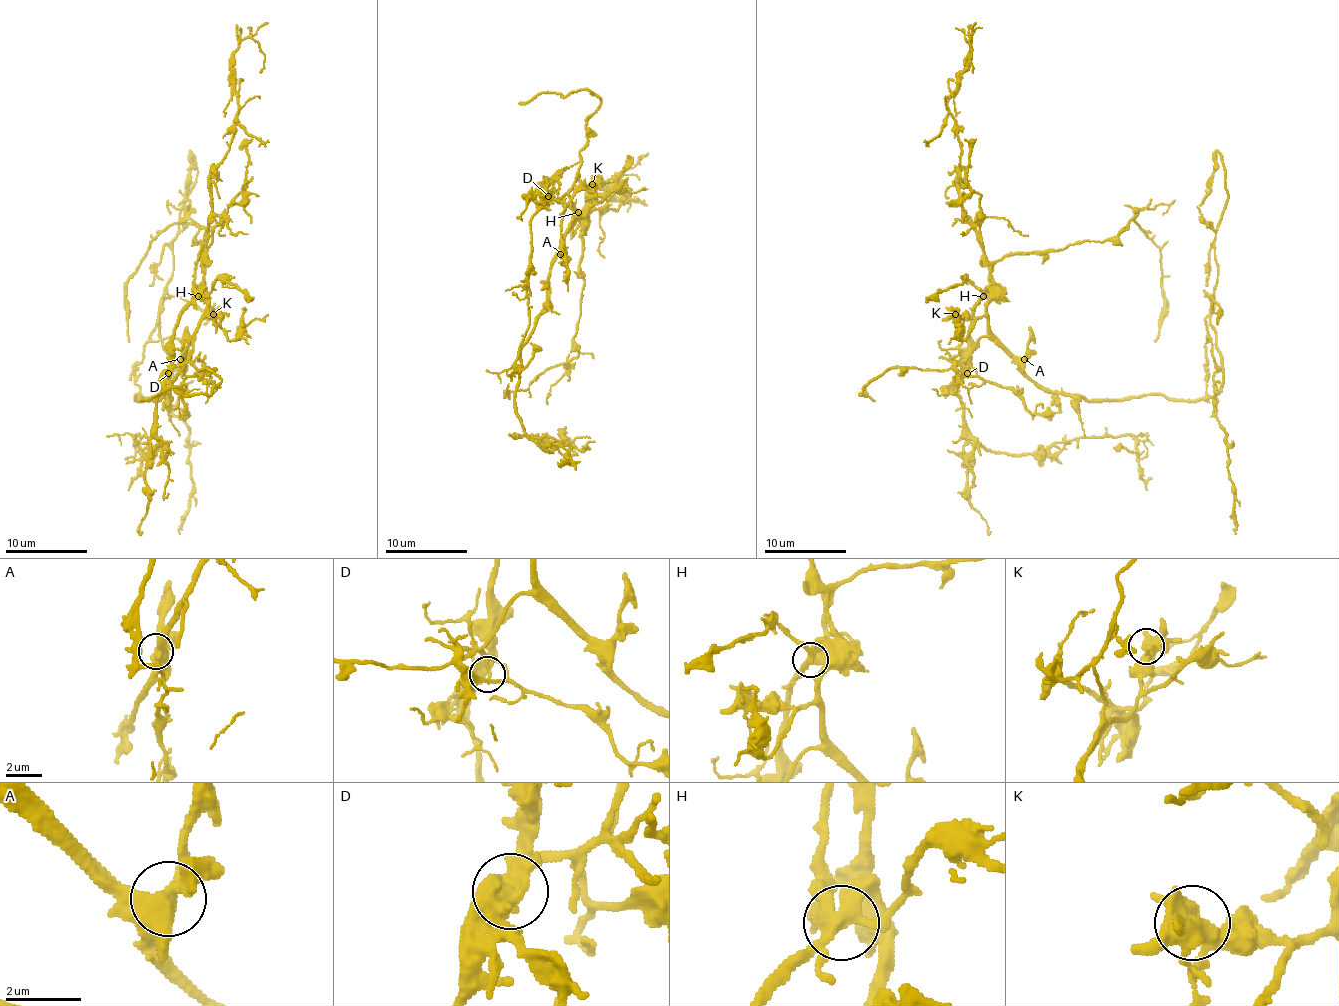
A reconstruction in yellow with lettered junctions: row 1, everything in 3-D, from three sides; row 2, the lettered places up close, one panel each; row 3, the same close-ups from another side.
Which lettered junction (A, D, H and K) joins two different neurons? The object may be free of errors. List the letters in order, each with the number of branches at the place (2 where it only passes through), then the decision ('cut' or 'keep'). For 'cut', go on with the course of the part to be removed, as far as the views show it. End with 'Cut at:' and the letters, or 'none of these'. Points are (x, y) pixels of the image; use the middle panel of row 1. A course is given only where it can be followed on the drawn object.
A: 3 branches meet; keep
D: 3 branches meet; keep
H: 3 branches meet; keep
K: 3 branches meet; keep
Cut at: none of these

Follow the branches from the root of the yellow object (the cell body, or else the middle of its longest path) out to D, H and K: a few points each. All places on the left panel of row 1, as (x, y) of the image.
D: (166, 393), (193, 336), (191, 357), (168, 373)
H: (166, 393), (178, 371), (182, 350), (207, 306), (207, 291), (205, 289), (199, 295)
K: (166, 393), (197, 324), (205, 316), (213, 314)

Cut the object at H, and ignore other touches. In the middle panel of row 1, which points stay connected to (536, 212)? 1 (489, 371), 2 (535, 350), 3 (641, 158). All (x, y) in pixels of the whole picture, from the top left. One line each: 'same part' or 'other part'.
1: same part
2: same part
3: same part

